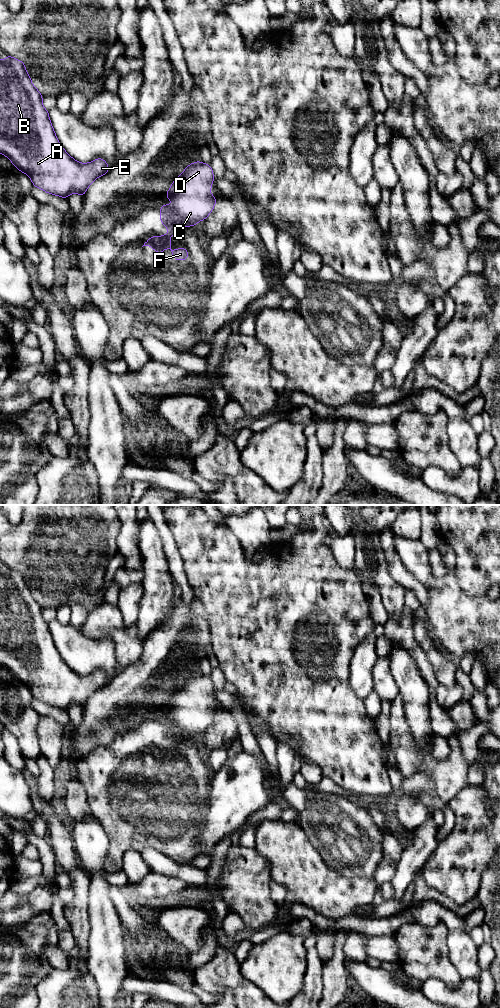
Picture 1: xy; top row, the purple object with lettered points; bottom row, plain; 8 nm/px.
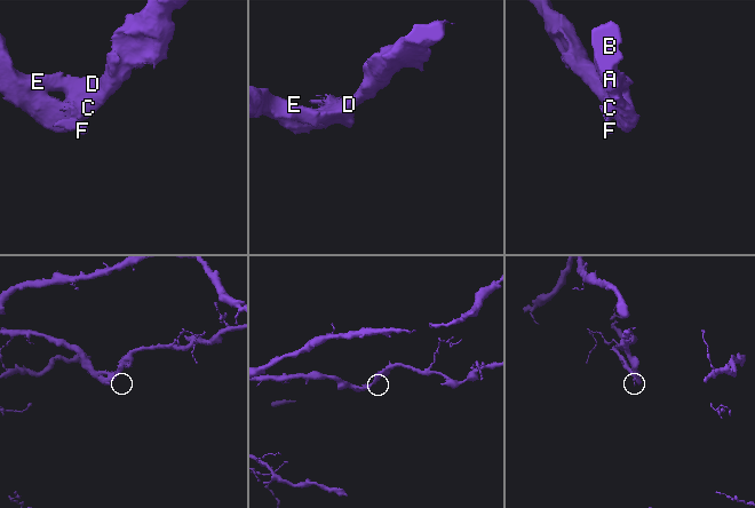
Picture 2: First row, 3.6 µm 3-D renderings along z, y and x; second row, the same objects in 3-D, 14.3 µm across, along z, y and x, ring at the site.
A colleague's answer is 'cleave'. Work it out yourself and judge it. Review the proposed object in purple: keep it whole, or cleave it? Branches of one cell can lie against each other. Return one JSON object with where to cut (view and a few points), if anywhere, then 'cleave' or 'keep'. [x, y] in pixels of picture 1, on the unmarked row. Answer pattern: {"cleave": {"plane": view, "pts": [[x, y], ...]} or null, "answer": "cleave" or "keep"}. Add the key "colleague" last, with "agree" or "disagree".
{"cleave": {"plane": "xy", "pts": [[164, 716], [174, 723], [182, 737]]}, "answer": "cleave", "colleague": "agree"}

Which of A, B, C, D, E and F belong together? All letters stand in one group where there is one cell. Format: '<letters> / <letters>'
A B C D E / F

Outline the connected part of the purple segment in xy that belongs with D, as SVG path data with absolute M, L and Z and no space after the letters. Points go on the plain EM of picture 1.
M196 673L186 678L184 684L171 695L170 701L165 707L175 718L172 721L178 728L182 738L194 739L197 734L205 732L212 724L217 713L217 710L213 708L213 704L211 707L208 706L213 693L214 687L211 678Z

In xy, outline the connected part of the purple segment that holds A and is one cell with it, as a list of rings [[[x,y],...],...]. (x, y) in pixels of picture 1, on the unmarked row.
[[[10,567],[6,568],[4,574],[0,571],[0,665],[8,669],[19,683],[27,686],[33,698],[48,706],[67,711],[75,704],[83,709],[90,696],[97,689],[104,688],[110,679],[103,670],[97,670],[90,675],[79,675],[63,661],[53,642],[49,624],[42,617],[42,610],[43,607],[31,594],[25,575]]]

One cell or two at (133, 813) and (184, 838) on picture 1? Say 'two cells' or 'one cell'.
one cell

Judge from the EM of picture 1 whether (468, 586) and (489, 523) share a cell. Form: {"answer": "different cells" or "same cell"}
{"answer": "same cell"}

